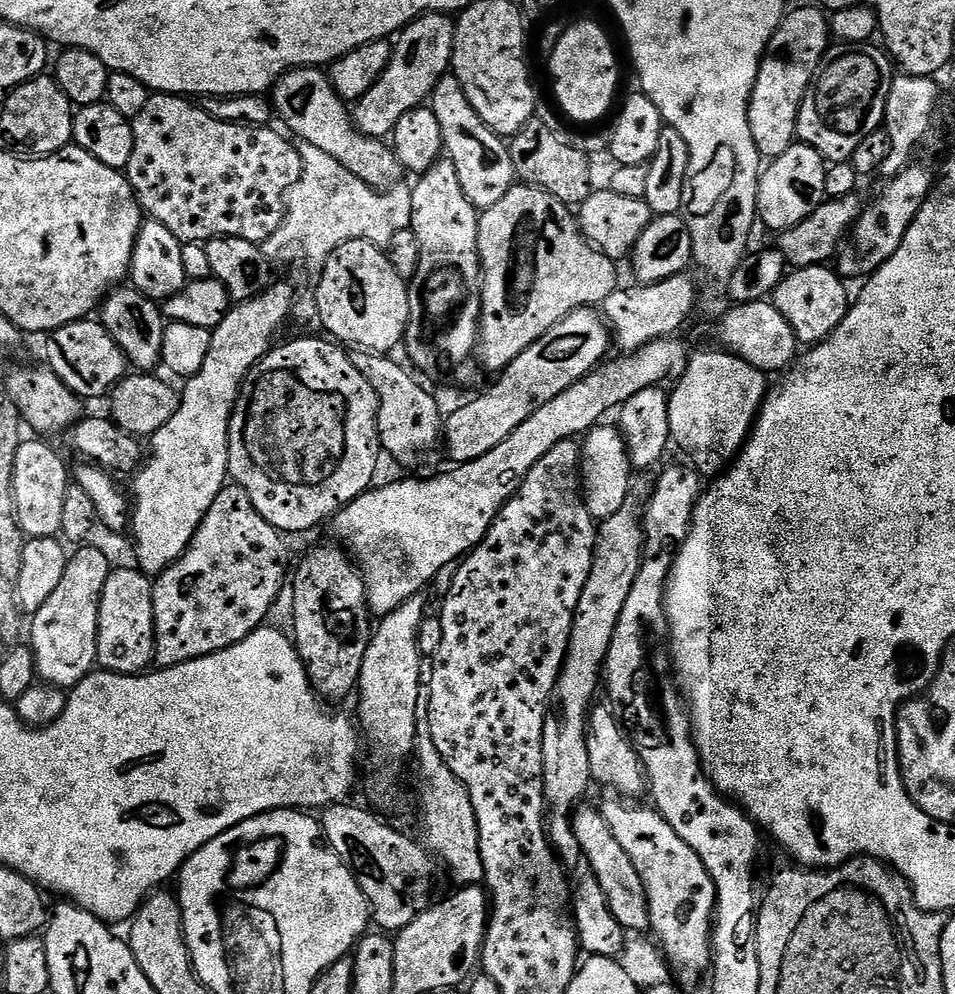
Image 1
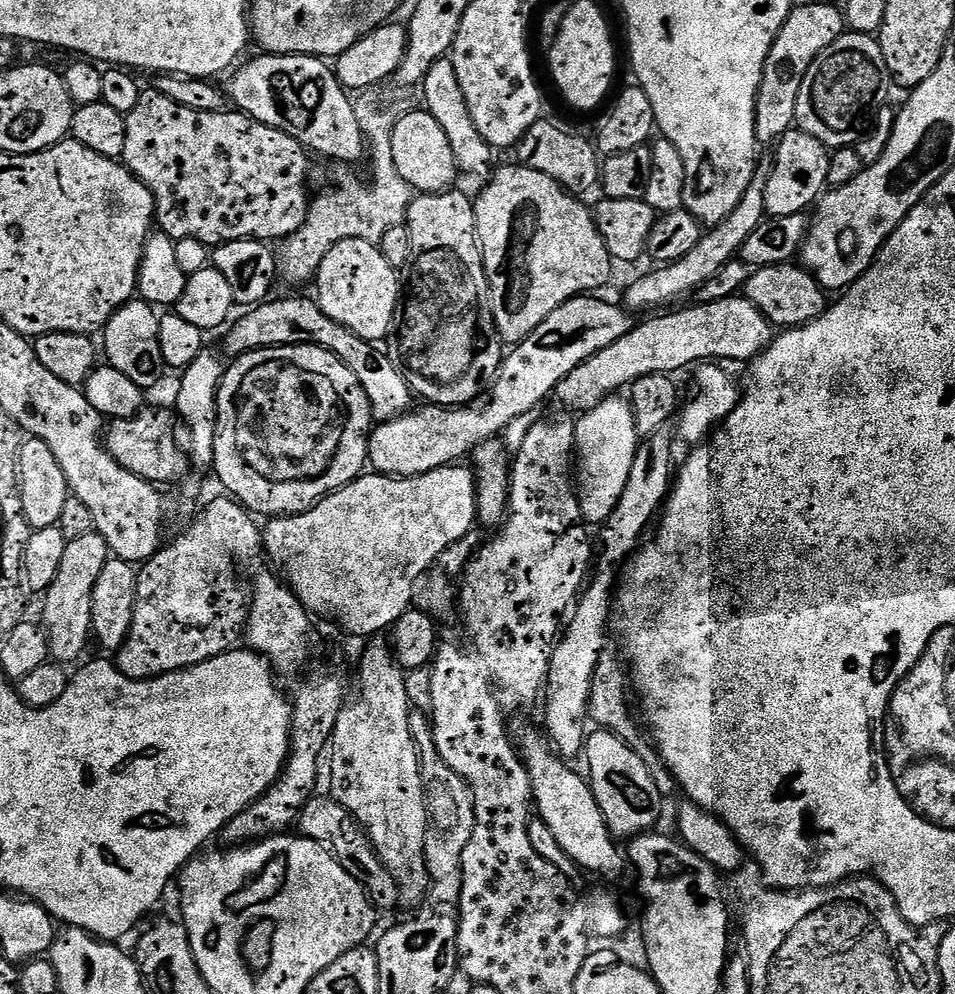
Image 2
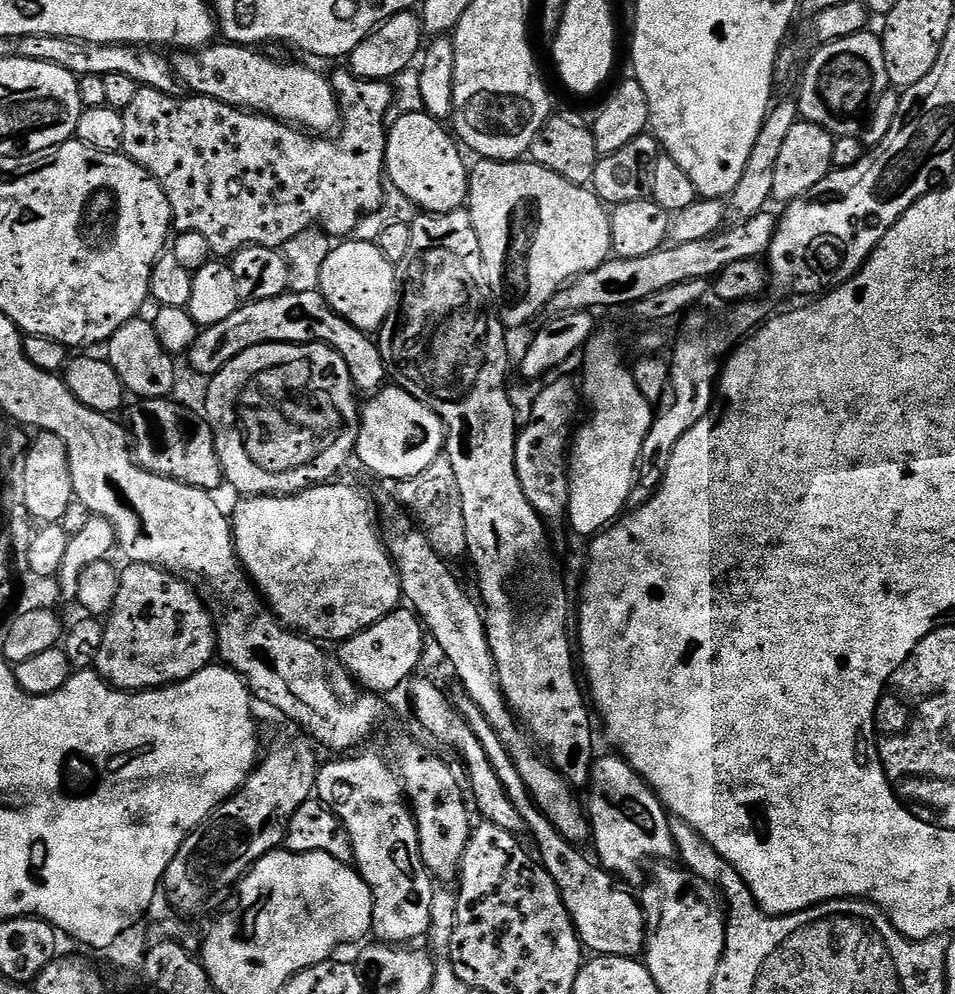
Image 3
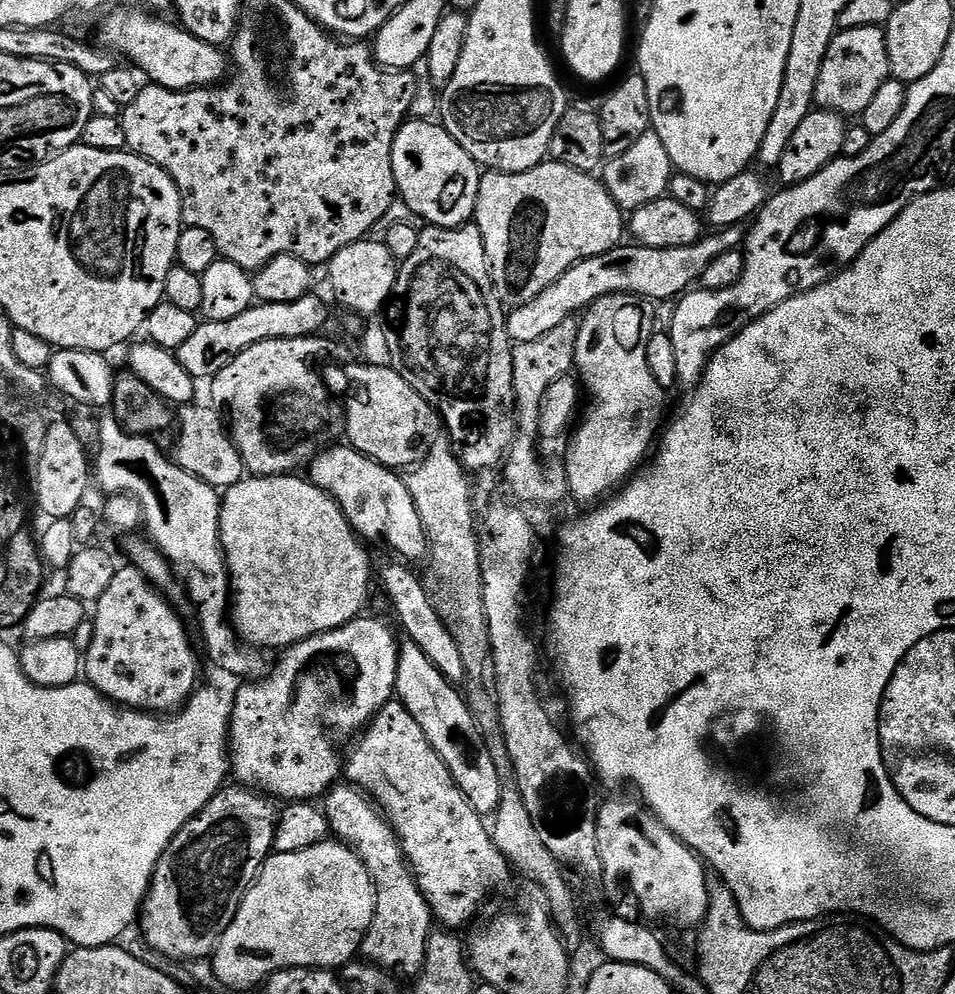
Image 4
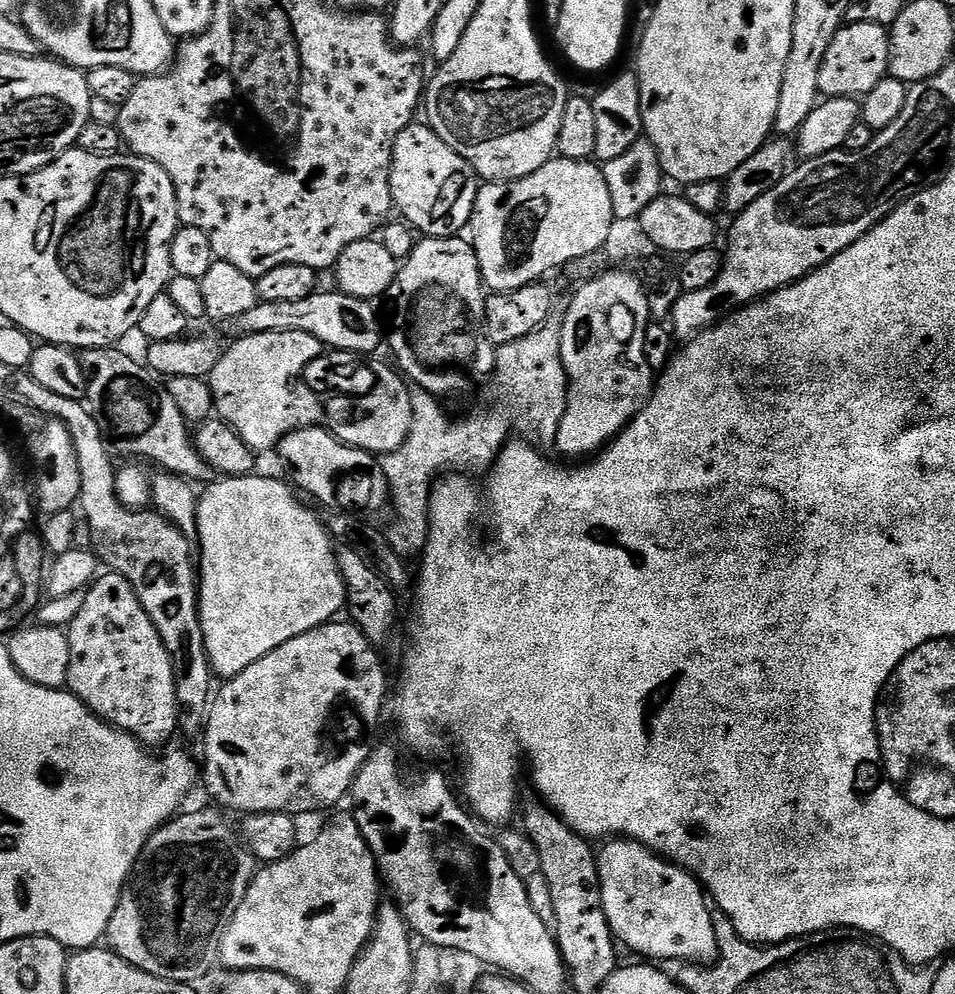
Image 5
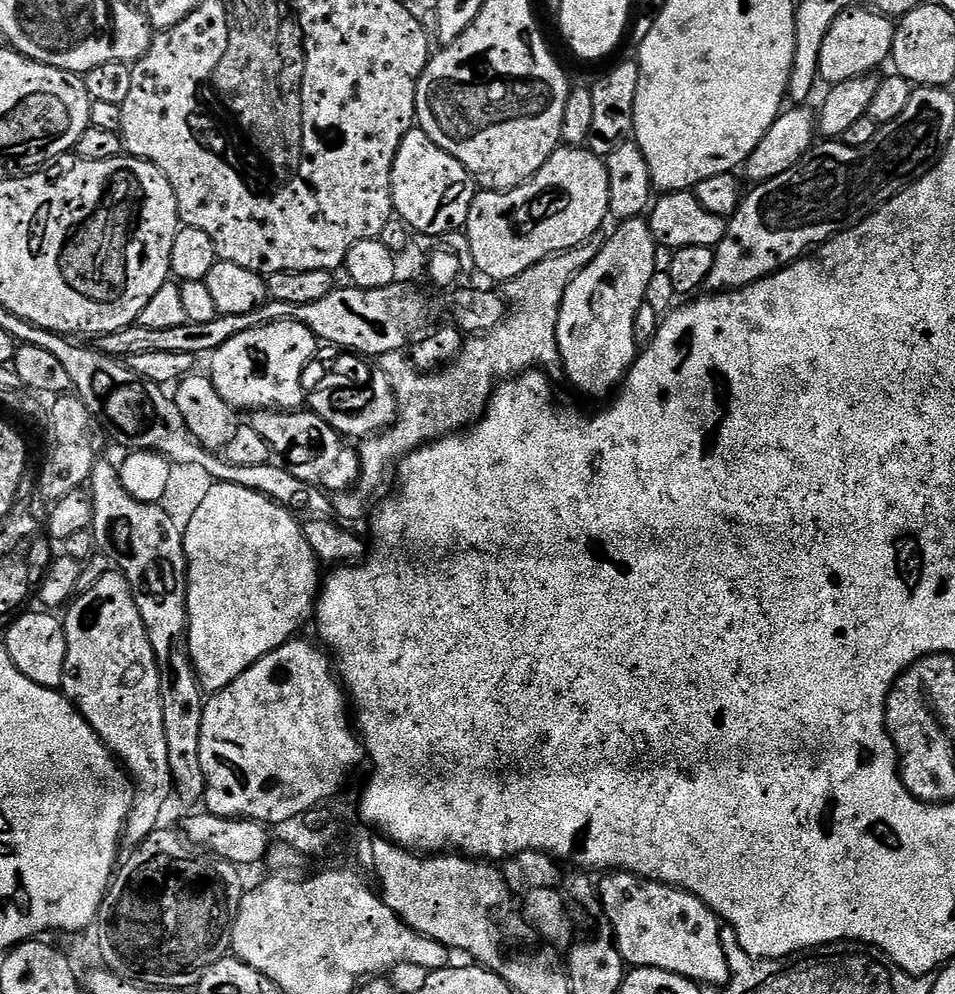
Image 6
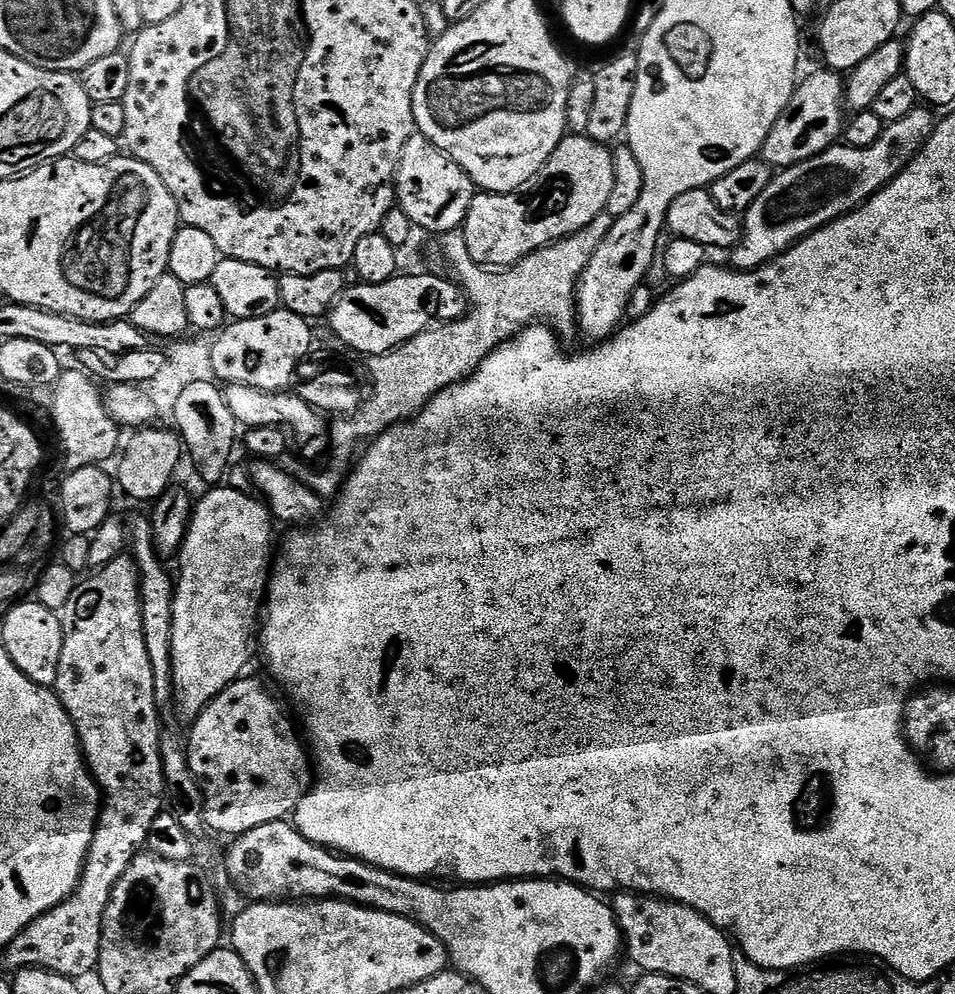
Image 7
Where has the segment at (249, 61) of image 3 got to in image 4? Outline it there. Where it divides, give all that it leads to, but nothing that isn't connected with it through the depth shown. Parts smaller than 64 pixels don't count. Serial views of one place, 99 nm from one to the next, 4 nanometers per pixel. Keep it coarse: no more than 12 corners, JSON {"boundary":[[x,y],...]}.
{"boundary":[[140,8],[96,32],[153,85],[175,92],[229,75],[219,47]]}

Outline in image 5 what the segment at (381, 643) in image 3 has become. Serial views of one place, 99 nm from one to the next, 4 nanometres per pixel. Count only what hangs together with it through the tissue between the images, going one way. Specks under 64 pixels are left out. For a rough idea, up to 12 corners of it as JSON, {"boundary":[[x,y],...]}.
{"boundary":[[329,622],[223,681],[202,784],[301,818],[347,797],[388,676]]}

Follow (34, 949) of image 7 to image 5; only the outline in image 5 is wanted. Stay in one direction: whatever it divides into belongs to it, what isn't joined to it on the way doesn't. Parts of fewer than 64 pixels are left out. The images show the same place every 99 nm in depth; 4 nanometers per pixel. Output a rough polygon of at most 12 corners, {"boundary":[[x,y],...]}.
{"boundary":[[97,575],[66,631],[67,691],[156,750],[172,659],[126,578]]}

